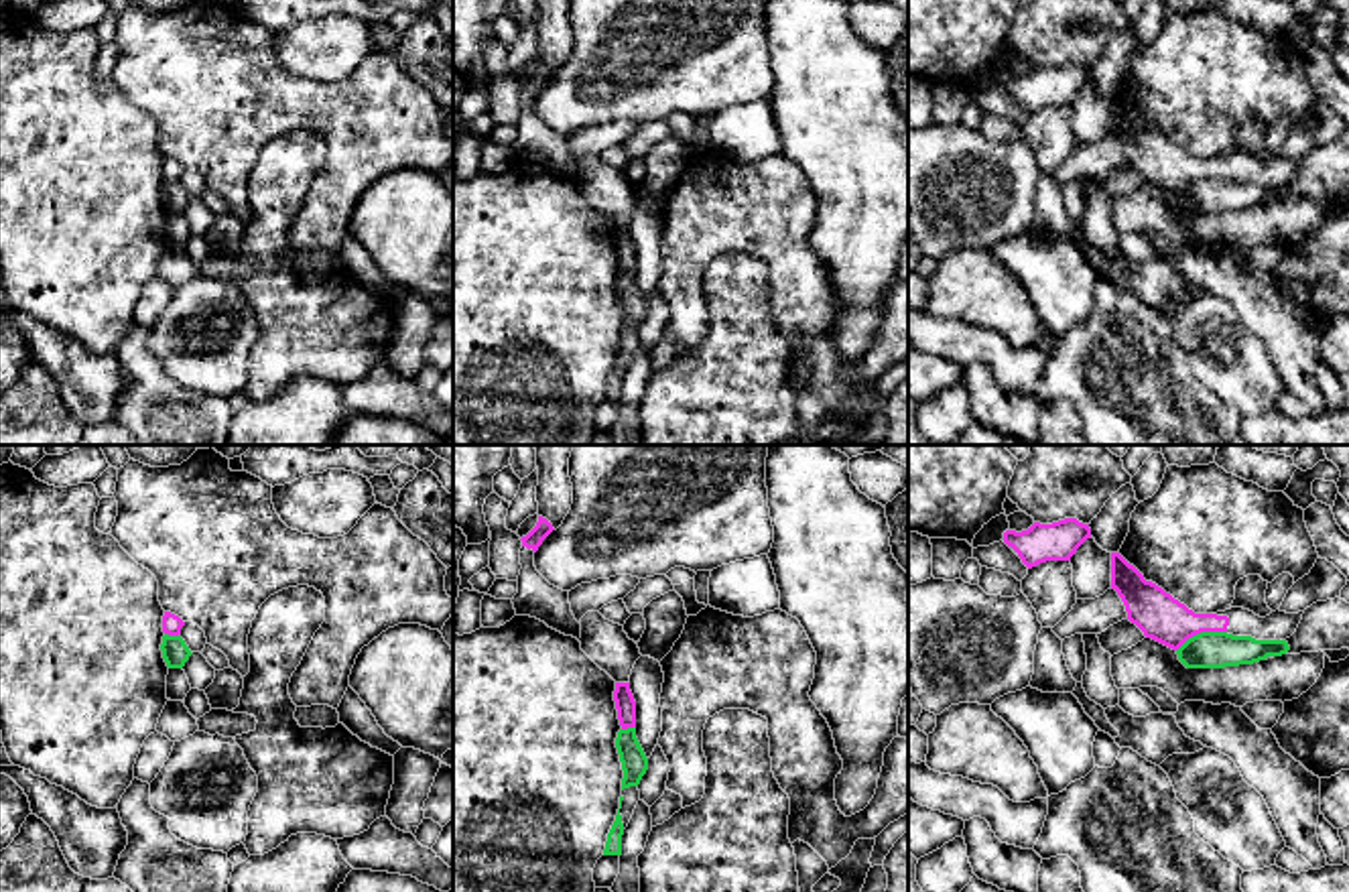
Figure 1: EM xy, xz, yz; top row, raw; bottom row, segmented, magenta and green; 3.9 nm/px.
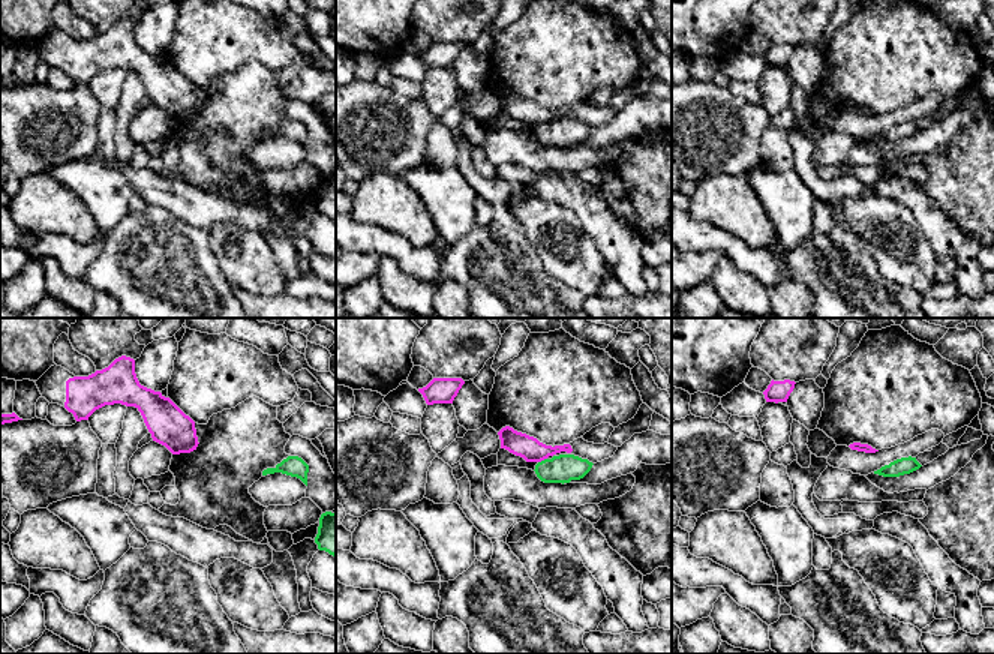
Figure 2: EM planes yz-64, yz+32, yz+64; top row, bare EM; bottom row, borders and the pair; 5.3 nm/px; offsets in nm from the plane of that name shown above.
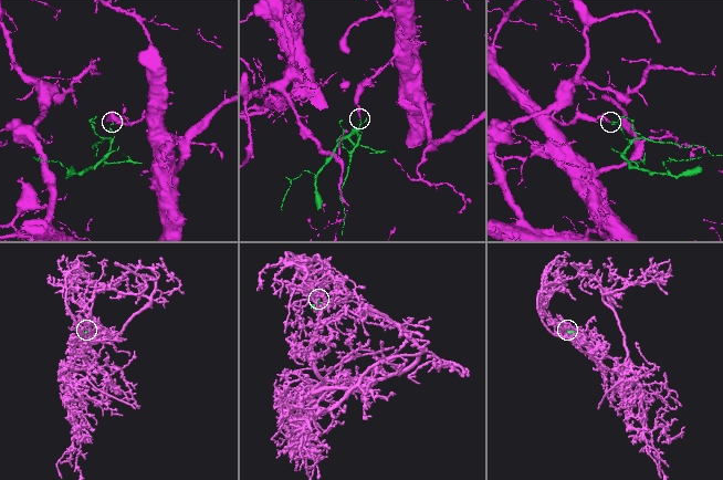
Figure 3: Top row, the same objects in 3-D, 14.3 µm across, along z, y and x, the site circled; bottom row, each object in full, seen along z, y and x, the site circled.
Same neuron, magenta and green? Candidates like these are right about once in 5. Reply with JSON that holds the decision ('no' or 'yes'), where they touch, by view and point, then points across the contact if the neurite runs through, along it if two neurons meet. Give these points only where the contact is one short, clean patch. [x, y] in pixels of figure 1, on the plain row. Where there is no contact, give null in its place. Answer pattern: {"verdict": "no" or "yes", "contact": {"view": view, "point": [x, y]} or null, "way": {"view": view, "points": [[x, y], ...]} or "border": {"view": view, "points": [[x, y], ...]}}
{"verdict": "no", "contact": {"view": "yz", "point": [1201, 175]}, "border": {"view": "yz", "points": [[1226, 175], [1201, 175], [1177, 196]]}}

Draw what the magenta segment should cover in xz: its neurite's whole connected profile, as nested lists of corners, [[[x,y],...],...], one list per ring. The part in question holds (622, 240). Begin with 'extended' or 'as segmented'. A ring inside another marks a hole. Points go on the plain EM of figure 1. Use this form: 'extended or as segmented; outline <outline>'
as segmented; outline [[[616,228],[614,246],[622,274],[636,272],[636,246],[630,228]]]

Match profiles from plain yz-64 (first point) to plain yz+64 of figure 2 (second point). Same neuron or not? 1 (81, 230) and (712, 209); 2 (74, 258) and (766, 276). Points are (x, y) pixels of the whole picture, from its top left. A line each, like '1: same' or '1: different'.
1: same
2: same

